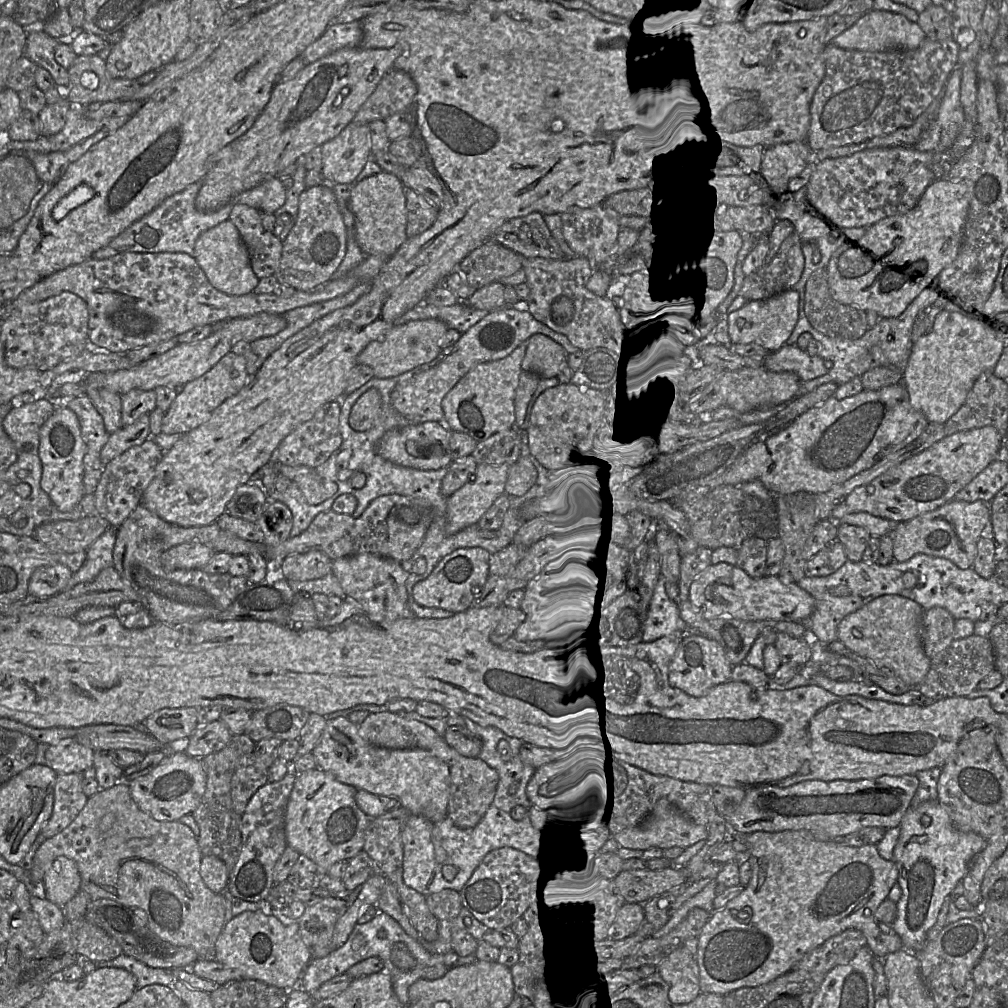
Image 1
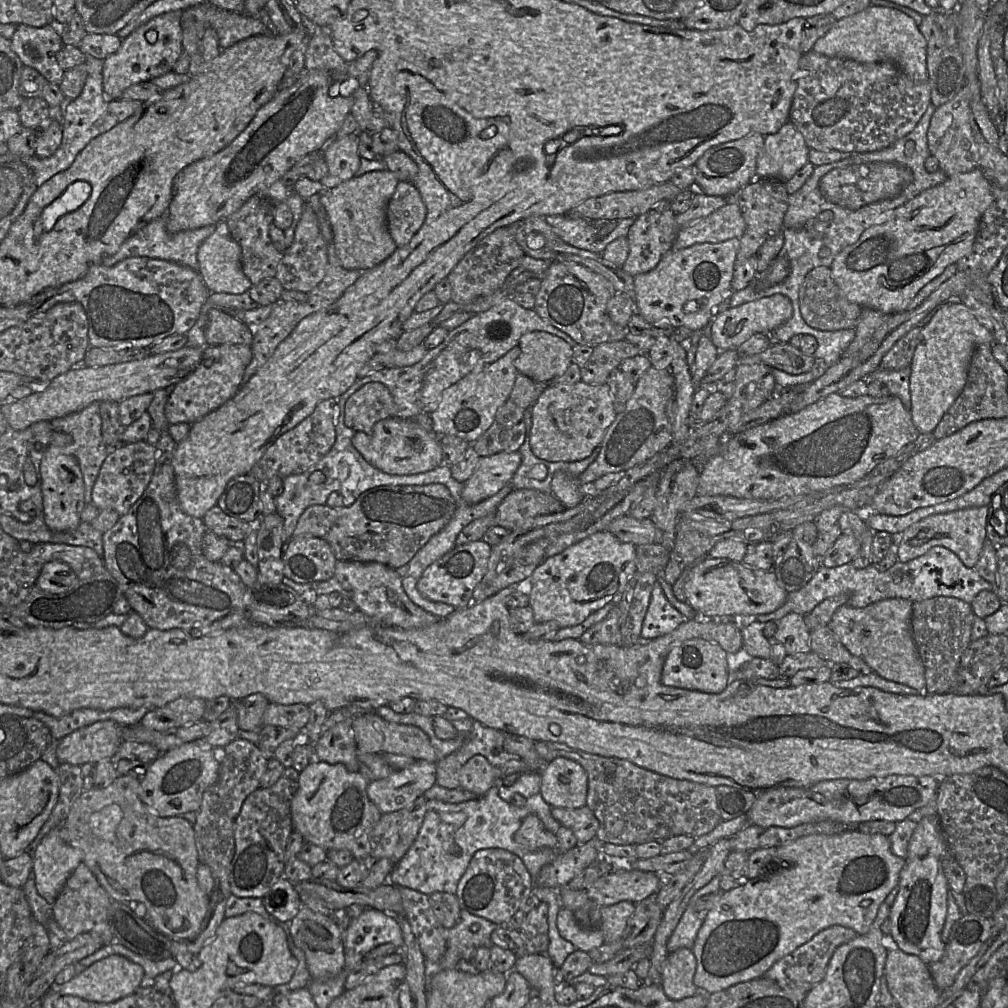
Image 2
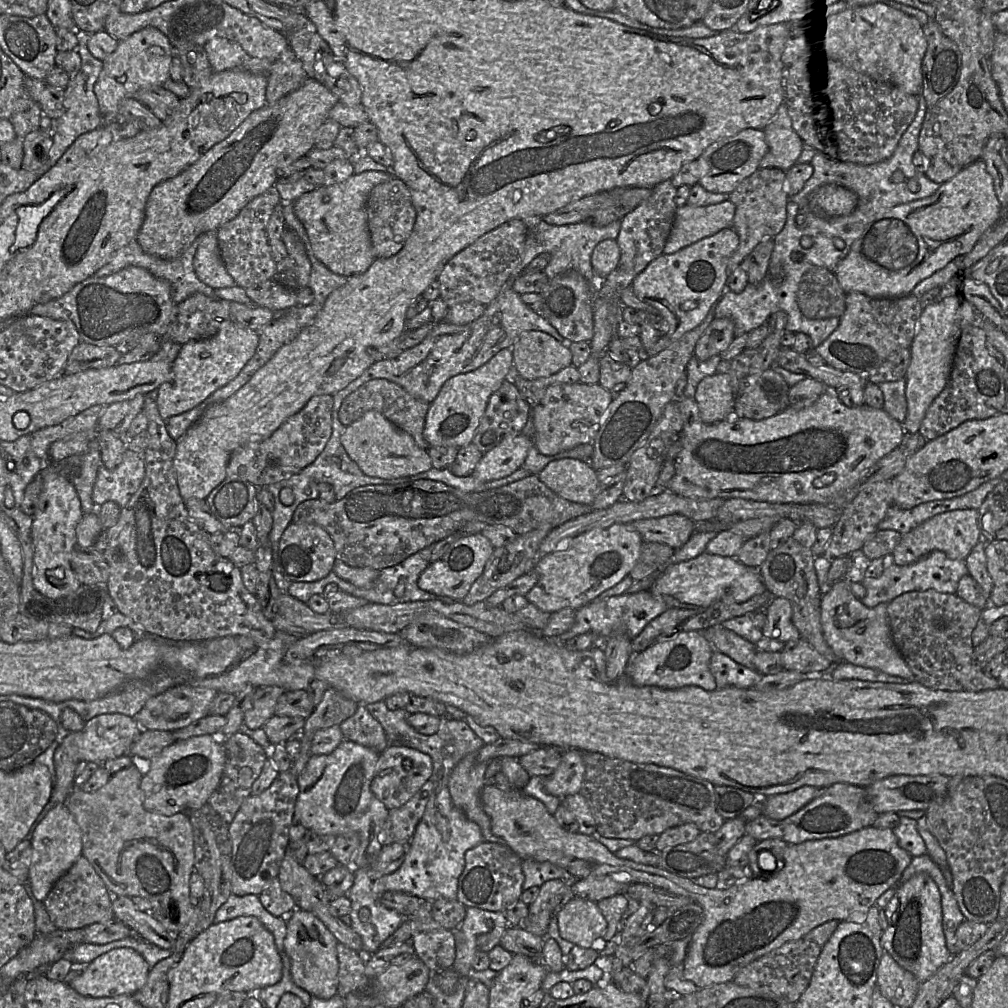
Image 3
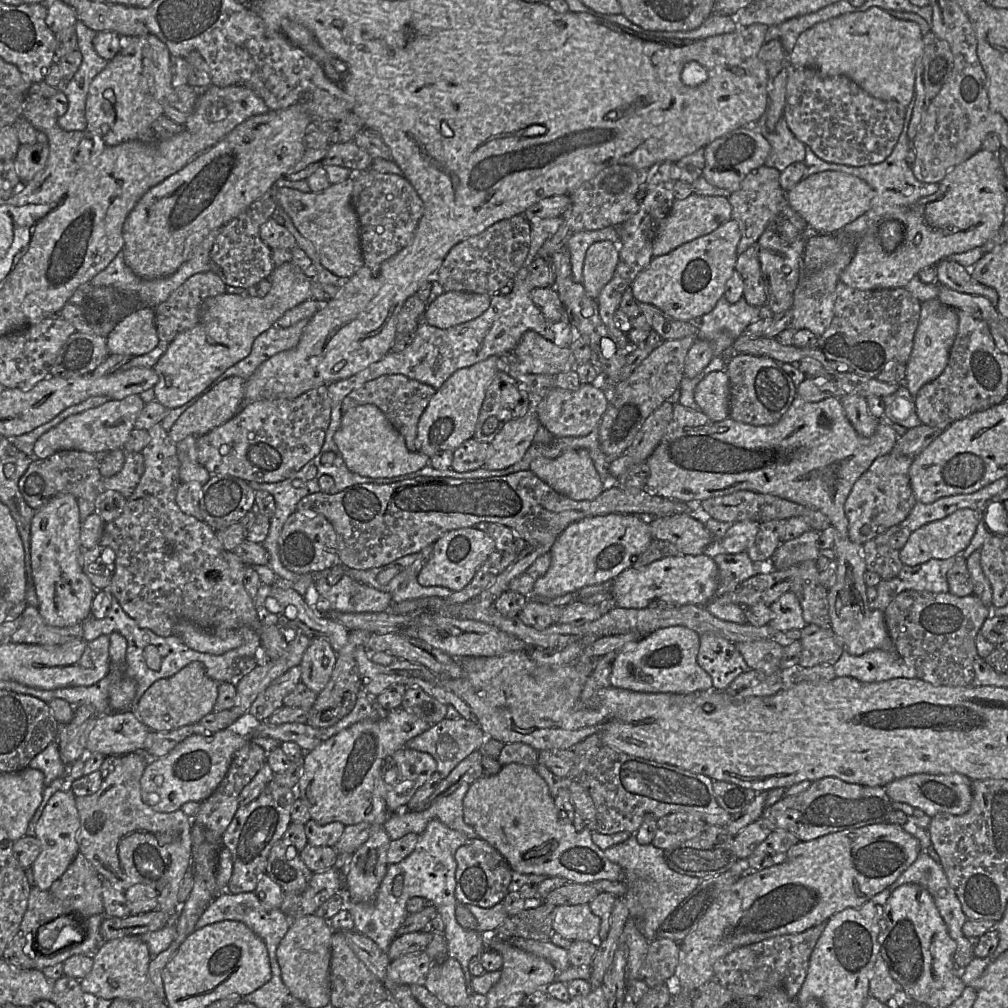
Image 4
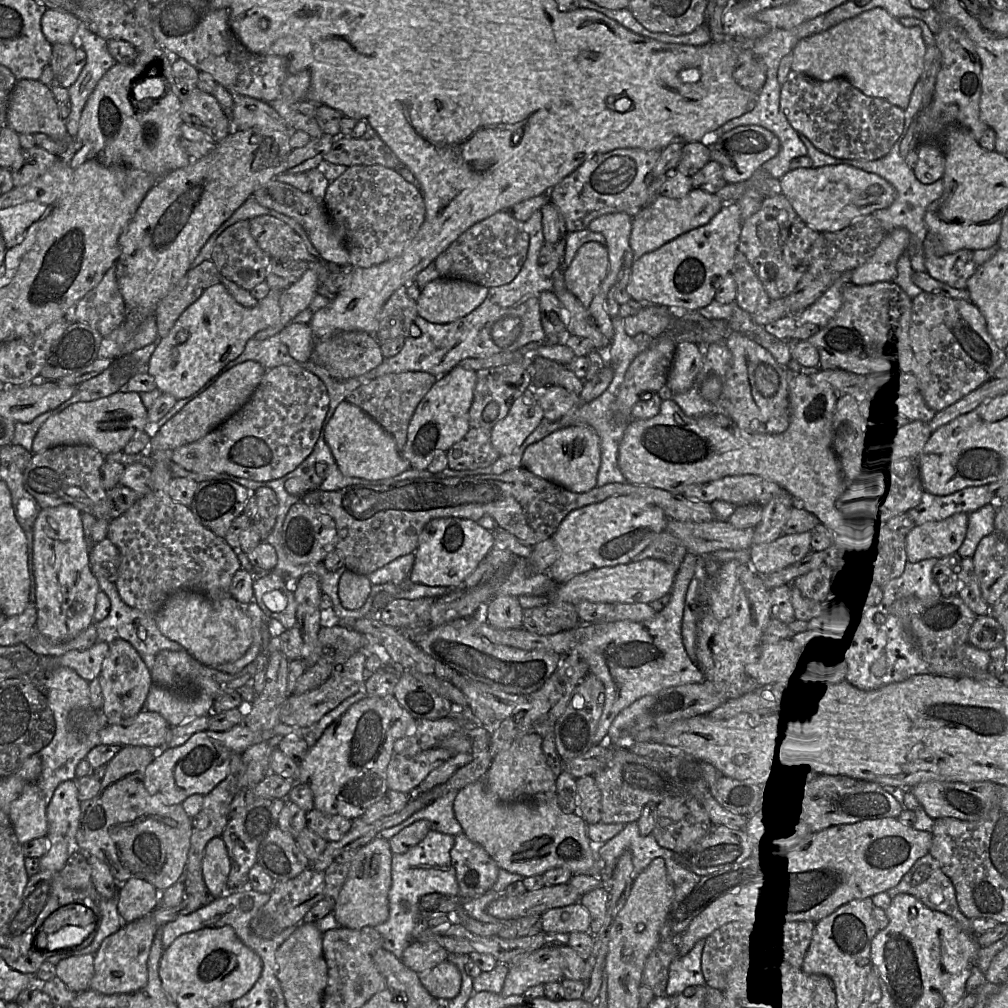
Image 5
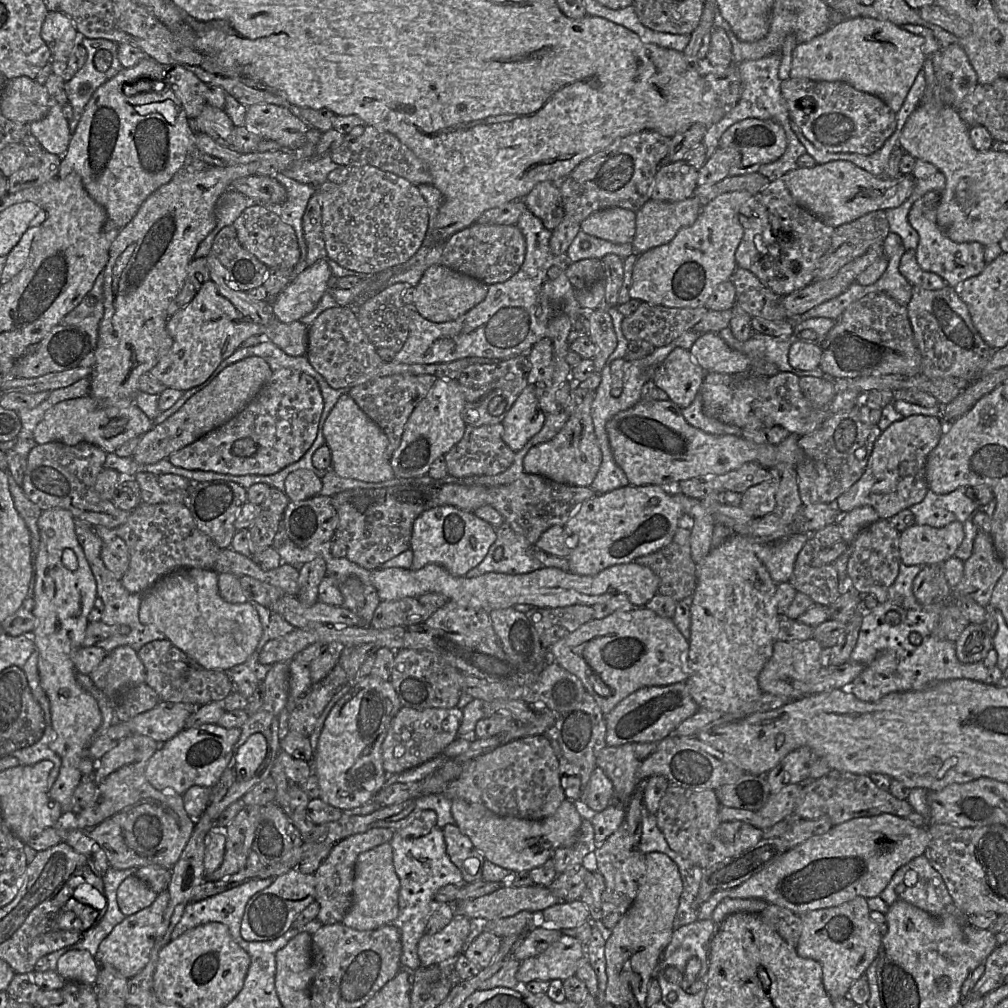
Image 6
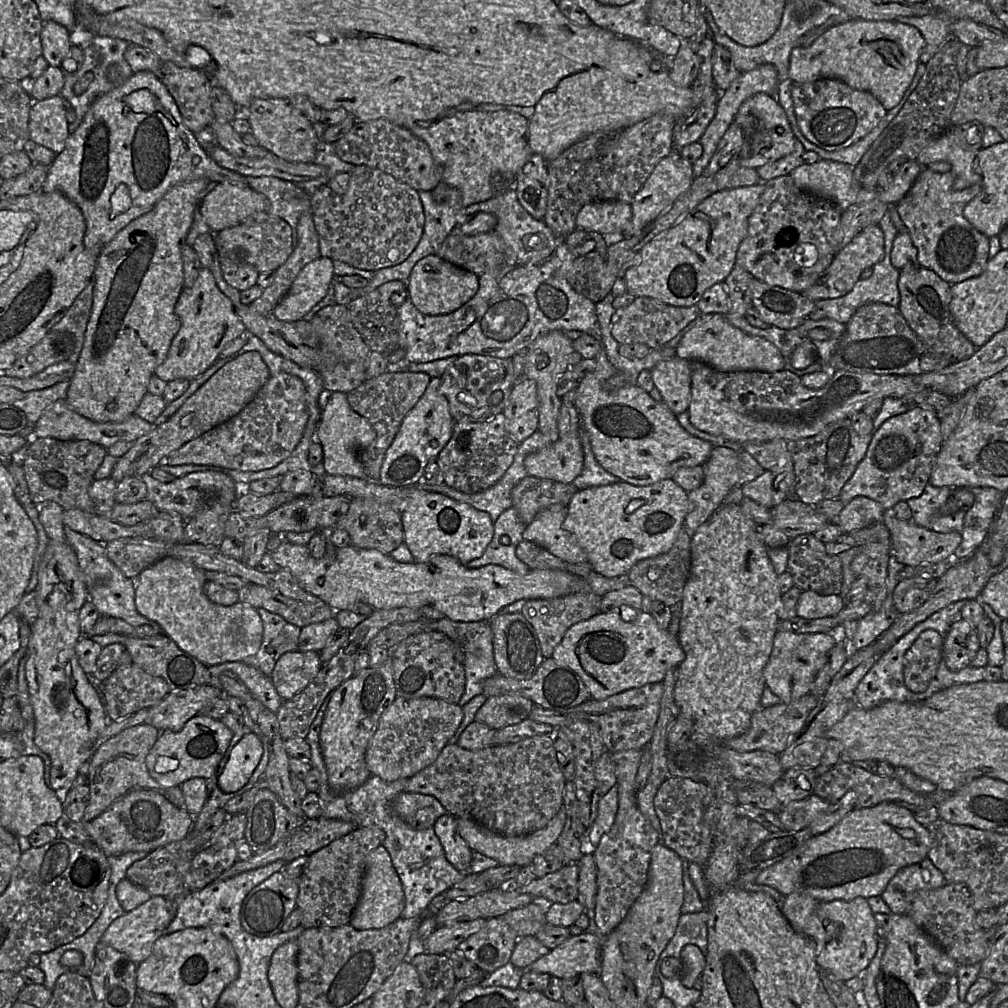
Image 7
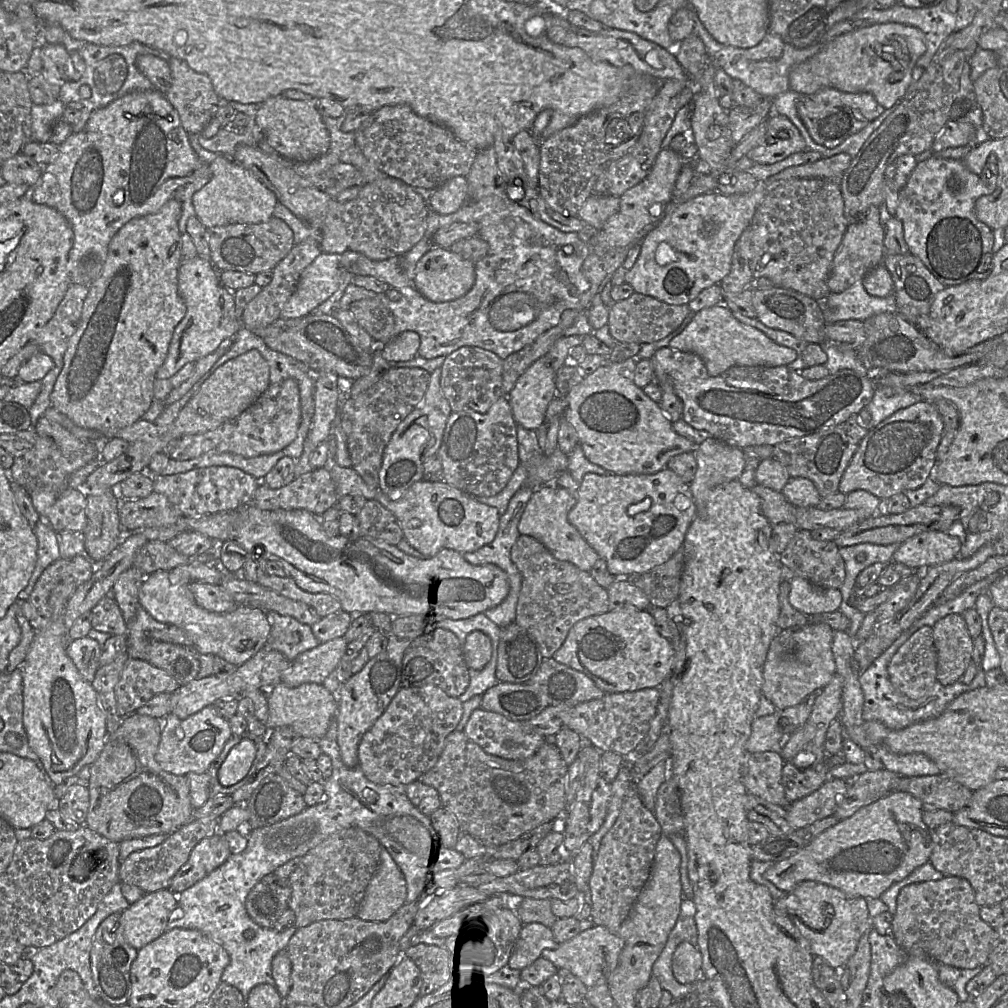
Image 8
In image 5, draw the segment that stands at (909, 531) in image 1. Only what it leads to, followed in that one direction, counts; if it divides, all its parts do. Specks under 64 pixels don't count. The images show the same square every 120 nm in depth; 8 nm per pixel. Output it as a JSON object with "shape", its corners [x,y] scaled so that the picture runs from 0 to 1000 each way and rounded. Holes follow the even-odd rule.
{"shape":[[[951,508],[934,517],[908,521],[898,532],[900,557],[932,556],[949,548],[958,532],[960,511]]]}

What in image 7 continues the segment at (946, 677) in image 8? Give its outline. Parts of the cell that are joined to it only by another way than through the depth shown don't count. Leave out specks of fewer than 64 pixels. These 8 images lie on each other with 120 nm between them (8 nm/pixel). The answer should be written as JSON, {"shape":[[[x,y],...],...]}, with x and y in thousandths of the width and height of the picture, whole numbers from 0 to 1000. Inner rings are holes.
{"shape":[[[955,613],[947,616],[936,635],[936,655],[945,667],[962,661],[973,644],[968,623]]]}

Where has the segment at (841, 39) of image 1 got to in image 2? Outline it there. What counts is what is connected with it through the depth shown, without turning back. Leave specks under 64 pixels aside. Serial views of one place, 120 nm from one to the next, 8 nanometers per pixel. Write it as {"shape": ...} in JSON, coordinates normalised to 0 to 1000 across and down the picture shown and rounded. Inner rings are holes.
{"shape":[[[863,4],[850,14],[830,20],[818,35],[810,41],[806,51],[853,63],[884,62],[906,81],[921,80],[920,41],[908,21],[888,9]]]}

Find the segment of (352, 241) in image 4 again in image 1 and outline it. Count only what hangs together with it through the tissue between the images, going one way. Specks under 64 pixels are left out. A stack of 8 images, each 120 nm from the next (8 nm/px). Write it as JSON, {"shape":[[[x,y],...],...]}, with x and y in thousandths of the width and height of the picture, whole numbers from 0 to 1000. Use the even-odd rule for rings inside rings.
{"shape":[[[380,170],[349,185],[347,205],[352,216],[352,236],[363,254],[387,255],[404,237],[404,209],[400,189],[401,185],[396,177]]]}

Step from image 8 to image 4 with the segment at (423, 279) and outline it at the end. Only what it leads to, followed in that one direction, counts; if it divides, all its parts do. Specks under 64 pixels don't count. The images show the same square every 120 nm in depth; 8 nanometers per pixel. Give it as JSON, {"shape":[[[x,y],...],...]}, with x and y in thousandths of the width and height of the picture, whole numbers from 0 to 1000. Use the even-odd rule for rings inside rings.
{"shape":[[[440,289],[429,299],[420,316],[435,325],[446,325],[478,313],[486,304],[487,293]]]}

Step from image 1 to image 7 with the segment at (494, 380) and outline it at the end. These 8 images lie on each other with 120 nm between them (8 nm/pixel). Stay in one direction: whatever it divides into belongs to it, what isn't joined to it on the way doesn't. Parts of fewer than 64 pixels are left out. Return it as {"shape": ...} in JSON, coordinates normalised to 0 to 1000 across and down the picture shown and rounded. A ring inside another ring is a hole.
{"shape":[[[429,374],[420,393],[402,414],[380,457],[375,478],[378,481],[401,483],[420,477],[426,456],[434,453],[446,437],[452,417],[447,412],[445,399],[438,389],[438,380],[437,374]]]}

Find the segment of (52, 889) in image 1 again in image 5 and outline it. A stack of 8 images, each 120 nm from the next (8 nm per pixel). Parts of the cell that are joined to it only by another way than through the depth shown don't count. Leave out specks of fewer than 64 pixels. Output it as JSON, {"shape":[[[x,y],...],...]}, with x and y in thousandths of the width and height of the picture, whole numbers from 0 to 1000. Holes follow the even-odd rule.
{"shape":[[[75,773],[60,777],[47,798],[48,843],[39,852],[40,864],[59,866],[75,841],[79,795],[76,791]]]}

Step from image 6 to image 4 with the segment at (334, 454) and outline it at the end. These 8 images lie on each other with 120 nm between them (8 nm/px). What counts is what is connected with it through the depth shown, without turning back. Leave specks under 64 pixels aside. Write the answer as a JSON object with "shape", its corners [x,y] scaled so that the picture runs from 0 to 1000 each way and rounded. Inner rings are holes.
{"shape":[[[359,401],[339,411],[331,438],[345,465],[360,473],[388,474],[411,469],[427,458],[427,453],[404,445],[402,435],[371,401]]]}

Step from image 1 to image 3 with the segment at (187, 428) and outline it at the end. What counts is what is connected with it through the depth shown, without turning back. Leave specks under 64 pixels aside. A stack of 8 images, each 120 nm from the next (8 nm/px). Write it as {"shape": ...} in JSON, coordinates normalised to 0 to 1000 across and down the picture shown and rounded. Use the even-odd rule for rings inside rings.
{"shape":[[[224,319],[211,334],[188,338],[180,346],[171,360],[169,375],[156,386],[156,403],[165,418],[195,404],[213,388],[229,379],[253,351],[257,331],[253,326]]]}

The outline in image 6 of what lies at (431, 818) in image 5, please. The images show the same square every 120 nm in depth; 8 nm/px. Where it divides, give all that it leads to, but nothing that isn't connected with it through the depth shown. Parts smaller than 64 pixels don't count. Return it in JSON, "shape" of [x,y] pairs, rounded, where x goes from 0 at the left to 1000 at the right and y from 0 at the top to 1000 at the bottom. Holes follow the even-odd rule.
{"shape":[[[429,788],[416,791],[408,807],[395,814],[374,814],[372,820],[385,821],[391,824],[405,819],[419,805],[430,804],[433,806],[433,819],[437,822],[444,817],[451,817],[447,807],[448,794],[440,788]]]}

